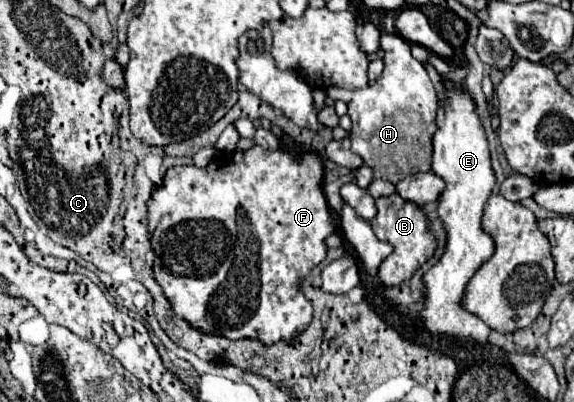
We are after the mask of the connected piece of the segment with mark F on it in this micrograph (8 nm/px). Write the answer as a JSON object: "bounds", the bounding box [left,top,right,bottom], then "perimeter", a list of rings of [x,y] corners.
{"bounds":[147,145,333,347],"perimeter":[[[255,145],[249,151],[221,155],[215,161],[211,161],[205,169],[199,169],[195,165],[177,165],[177,167],[167,169],[167,173],[163,177],[163,183],[153,189],[151,199],[147,201],[147,231],[149,231],[151,249],[155,253],[153,277],[161,285],[165,297],[169,299],[171,311],[179,319],[187,321],[193,329],[197,329],[201,333],[207,333],[207,335],[227,337],[231,341],[257,339],[257,341],[261,341],[263,345],[269,347],[277,341],[293,341],[299,333],[303,333],[307,329],[307,325],[311,323],[313,307],[305,299],[305,295],[301,293],[299,283],[303,281],[303,277],[309,275],[309,271],[313,267],[317,267],[325,259],[325,253],[327,253],[325,237],[333,233],[331,215],[329,215],[329,209],[327,209],[325,195],[321,191],[321,177],[323,177],[323,165],[321,165],[319,155],[307,153],[307,155],[303,155],[301,161],[295,161],[285,151],[267,151],[259,145]]]}

